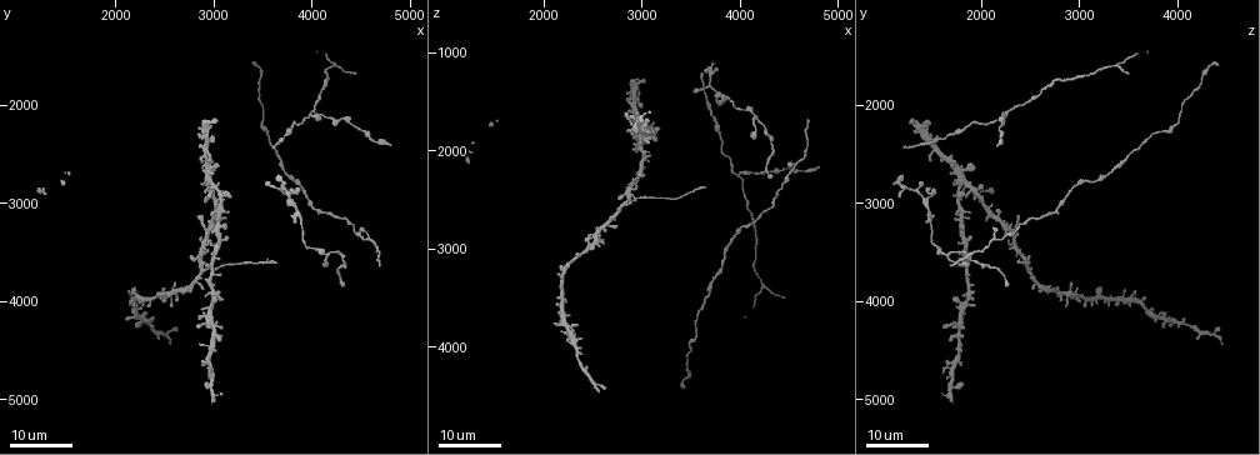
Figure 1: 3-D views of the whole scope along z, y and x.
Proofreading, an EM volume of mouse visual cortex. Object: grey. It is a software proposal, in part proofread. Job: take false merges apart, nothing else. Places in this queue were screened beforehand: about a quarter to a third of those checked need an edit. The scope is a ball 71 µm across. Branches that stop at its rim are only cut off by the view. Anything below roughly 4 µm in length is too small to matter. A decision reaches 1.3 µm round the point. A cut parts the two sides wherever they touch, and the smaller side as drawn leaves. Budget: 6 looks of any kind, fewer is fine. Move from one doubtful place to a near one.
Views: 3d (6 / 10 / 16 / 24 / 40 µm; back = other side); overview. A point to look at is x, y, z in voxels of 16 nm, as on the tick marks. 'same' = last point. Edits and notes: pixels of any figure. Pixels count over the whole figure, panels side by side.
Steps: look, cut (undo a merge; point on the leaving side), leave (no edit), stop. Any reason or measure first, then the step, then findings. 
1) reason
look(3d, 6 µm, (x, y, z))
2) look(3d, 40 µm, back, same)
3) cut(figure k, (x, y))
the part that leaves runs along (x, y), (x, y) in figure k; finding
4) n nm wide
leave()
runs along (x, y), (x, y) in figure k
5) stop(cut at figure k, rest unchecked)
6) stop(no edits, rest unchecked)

three-way junction
look(3d, 24 µm, (4000, 2100, 2260))

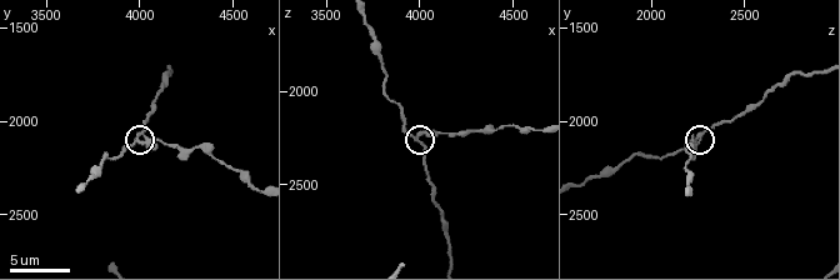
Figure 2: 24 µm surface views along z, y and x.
look(3d, 6 µm, (3980, 2080, 2240))

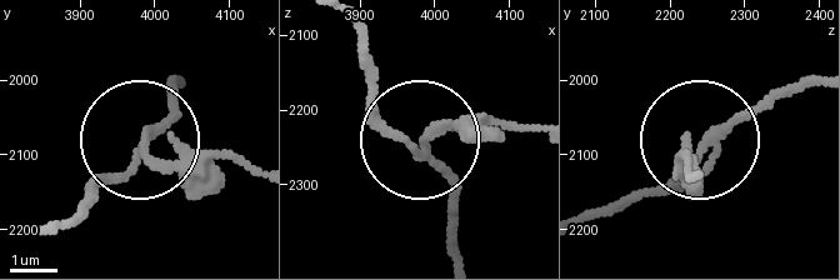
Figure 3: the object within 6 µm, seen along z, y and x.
side arm 16 µm
cut(figure 3, (205, 156))
the part that leaves runs along (143, 139), (166, 159), (250, 163) in figure 3; two neurons meet here

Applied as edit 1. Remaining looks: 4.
look(overview)

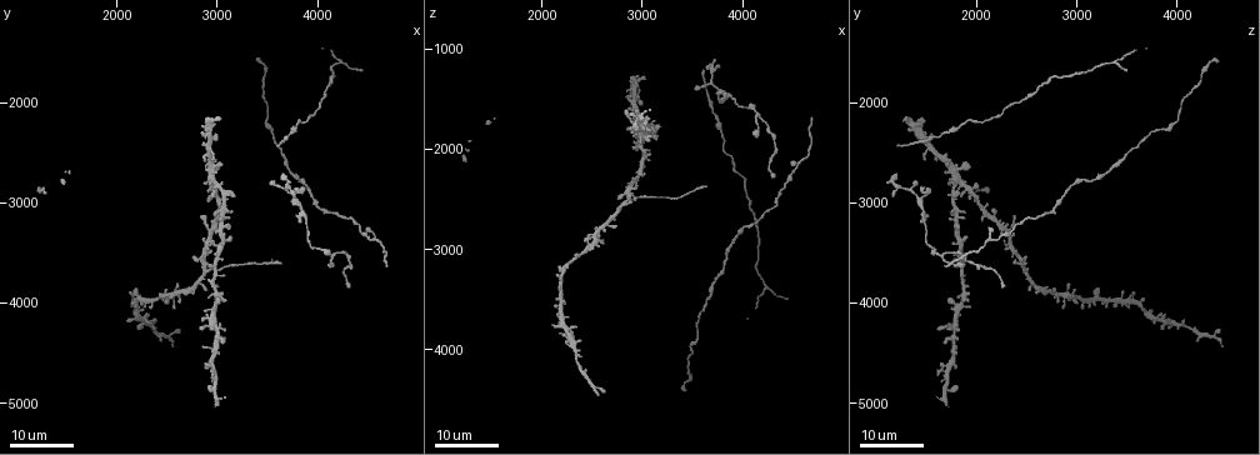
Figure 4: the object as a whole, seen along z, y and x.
three arms meet
look(3d, 24 µm, (2940, 3660, 2500))

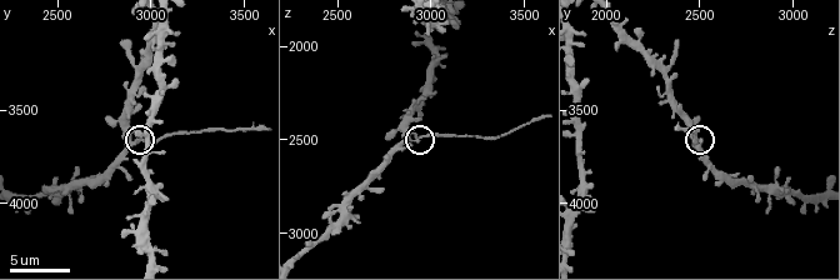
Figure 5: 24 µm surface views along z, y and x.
zoom in
look(3d, 10 µm, (2900, 3660, 2500))

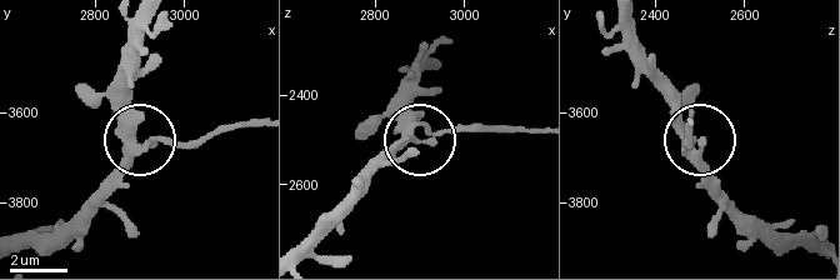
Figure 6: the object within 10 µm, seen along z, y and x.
270 nm wide
cut(figure 6, (196, 140))
the part that leaves runs along (154, 139), (195, 146), (253, 124) in figure 6; two neurons meet here

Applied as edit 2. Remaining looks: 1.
stop(cut at figure 3, cut at figure 6, rest unchecked)

